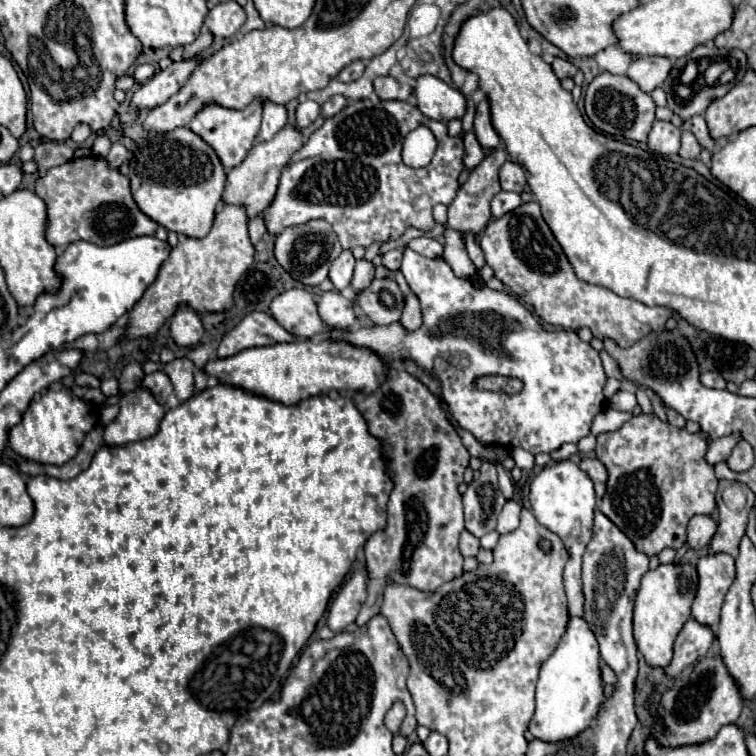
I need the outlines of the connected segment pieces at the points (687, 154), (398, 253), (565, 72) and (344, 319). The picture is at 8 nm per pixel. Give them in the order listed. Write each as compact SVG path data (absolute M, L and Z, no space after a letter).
M683 130L679 156L681 158L699 158L699 154L701 154L701 144L697 142L697 138L689 130Z
M393 248L393 250L389 250L389 252L383 256L383 264L385 264L391 272L395 272L395 270L399 270L399 266L401 266L401 256L403 256L403 250Z
M555 58L551 66L553 66L557 78L573 78L577 72L577 68L569 60L563 60L563 58Z
M337 290L323 292L317 306L319 306L319 316L323 318L323 322L329 324L329 328L343 330L343 328L349 328L351 324L355 324L355 320L357 320L353 300L343 296Z

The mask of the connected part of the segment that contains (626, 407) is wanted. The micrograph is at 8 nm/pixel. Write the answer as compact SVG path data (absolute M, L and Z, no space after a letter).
M617 391L609 400L610 408L622 412L632 412L637 405L637 399L634 393L628 391Z

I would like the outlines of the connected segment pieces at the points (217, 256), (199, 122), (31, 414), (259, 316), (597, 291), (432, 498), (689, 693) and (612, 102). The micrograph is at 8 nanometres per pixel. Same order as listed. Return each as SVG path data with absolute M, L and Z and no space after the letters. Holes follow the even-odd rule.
M223 202L215 214L211 232L205 238L201 240L181 238L179 244L171 250L169 258L163 262L157 280L145 290L143 298L131 310L127 336L139 338L139 336L155 334L181 304L191 306L199 314L227 310L233 302L233 290L235 290L237 280L253 264L255 248L249 240L247 222L249 218L247 218L245 208Z
M255 98L247 108L243 110L233 110L233 108L225 108L221 104L205 104L195 118L189 122L189 128L199 134L219 156L221 164L225 166L225 170L235 168L237 164L241 164L241 160L247 156L249 148L255 144L257 140L257 132L261 128L261 108L263 108L263 100Z
M47 390L43 394L39 394L39 400L35 398L27 412L23 414L23 420L11 428L9 432L9 444L11 448L27 458L27 460L33 460L33 462L39 462L39 464L65 464L69 462L85 434L93 428L93 423L98 420L99 413L95 407L90 406L85 400L73 396L69 390Z
M253 310L249 312L231 332L227 332L219 344L219 358L233 356L245 348L273 346L281 342L293 342L295 336L289 334L271 314Z
M527 202L513 212L491 220L477 236L477 242L485 254L485 262L493 268L495 276L509 286L523 302L535 308L535 312L553 326L565 330L579 330L587 326L595 338L613 340L619 348L629 348L637 340L643 340L649 332L661 330L671 316L669 308L645 306L643 302L621 298L615 292L591 286L579 280L567 262L553 232L545 224L539 204ZM543 268L555 268L547 272Z
M385 366L385 380L371 394L355 392L355 406L369 424L369 432L379 438L385 446L387 468L395 482L395 488L387 506L387 528L375 532L365 544L367 560L367 600L357 616L357 626L367 624L381 612L381 592L385 584L403 584L421 592L435 592L443 582L449 582L463 574L463 556L457 548L459 534L463 530L463 504L457 486L463 482L463 472L469 466L469 452L461 442L457 428L449 422L447 410L443 408L437 394L433 394L421 380L411 376L407 370Z
M715 646L713 650L709 650L707 656L699 658L693 666L685 668L679 674L679 678L661 698L657 716L663 718L663 722L671 722L671 728L667 732L667 742L669 746L677 748L677 746L693 746L713 740L713 736L717 736L721 726L737 722L741 714L741 706L743 700L737 692L737 686L729 676L725 664L721 662L719 648Z
M609 72L595 76L587 86L585 112L597 130L635 142L647 142L649 128L655 122L655 102L651 100L651 96L641 92L641 88L637 88L637 84L633 84L633 80L629 80L627 76L615 76Z

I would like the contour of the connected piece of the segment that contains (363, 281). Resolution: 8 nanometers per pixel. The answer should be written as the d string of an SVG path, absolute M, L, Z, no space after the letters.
M365 258L357 260L357 264L355 264L355 274L353 274L353 280L351 280L351 288L353 288L355 292L367 288L369 282L373 280L373 276L375 276L375 266L373 266L373 262L371 262L371 260L365 260Z

